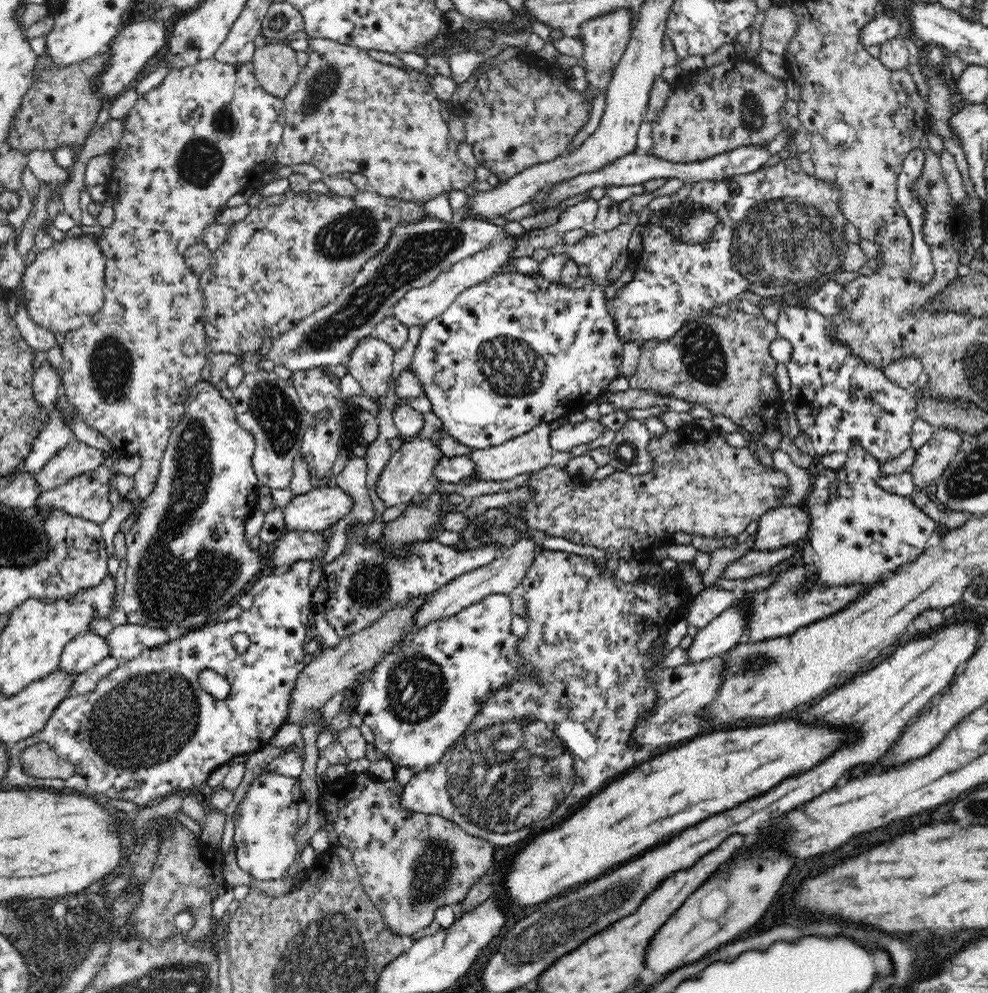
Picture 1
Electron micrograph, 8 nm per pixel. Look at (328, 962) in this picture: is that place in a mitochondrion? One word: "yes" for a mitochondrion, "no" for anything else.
yes

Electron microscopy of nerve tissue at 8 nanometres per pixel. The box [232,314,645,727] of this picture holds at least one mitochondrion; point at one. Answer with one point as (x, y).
(507, 364)

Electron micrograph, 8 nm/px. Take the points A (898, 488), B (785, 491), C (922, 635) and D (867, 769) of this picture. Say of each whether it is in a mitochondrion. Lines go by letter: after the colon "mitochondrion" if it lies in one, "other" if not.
A: other
B: other
C: other
D: other

